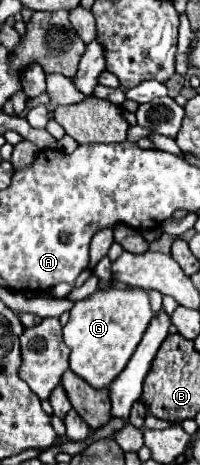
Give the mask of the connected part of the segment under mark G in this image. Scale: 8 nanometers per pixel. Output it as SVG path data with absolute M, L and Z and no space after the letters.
M98 289L90 297L76 301L70 321L64 325L64 343L70 347L70 369L96 389L110 387L136 351L150 319L150 297L146 289Z

